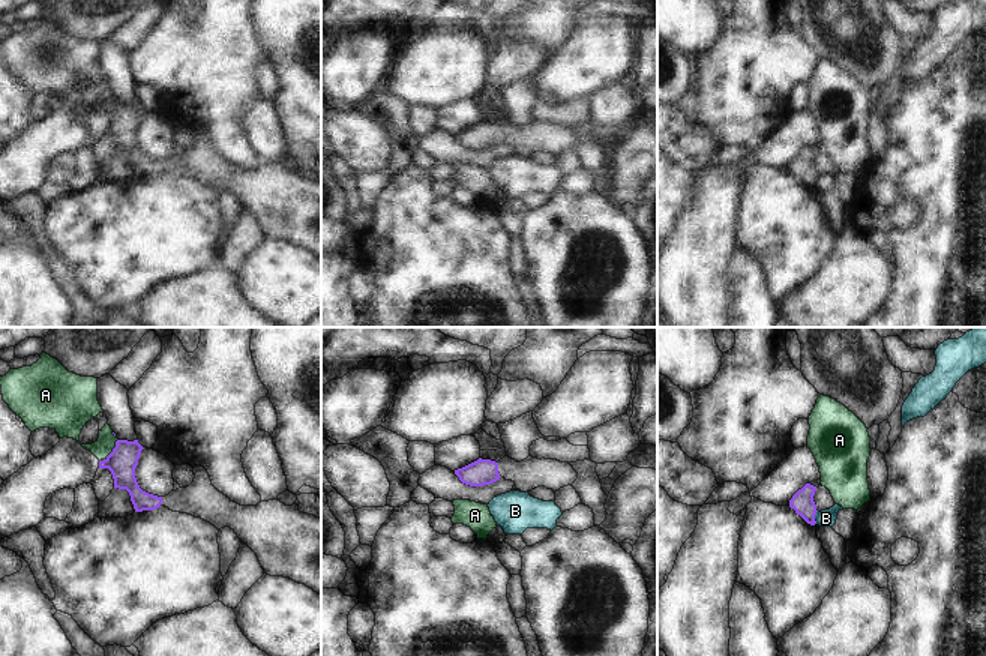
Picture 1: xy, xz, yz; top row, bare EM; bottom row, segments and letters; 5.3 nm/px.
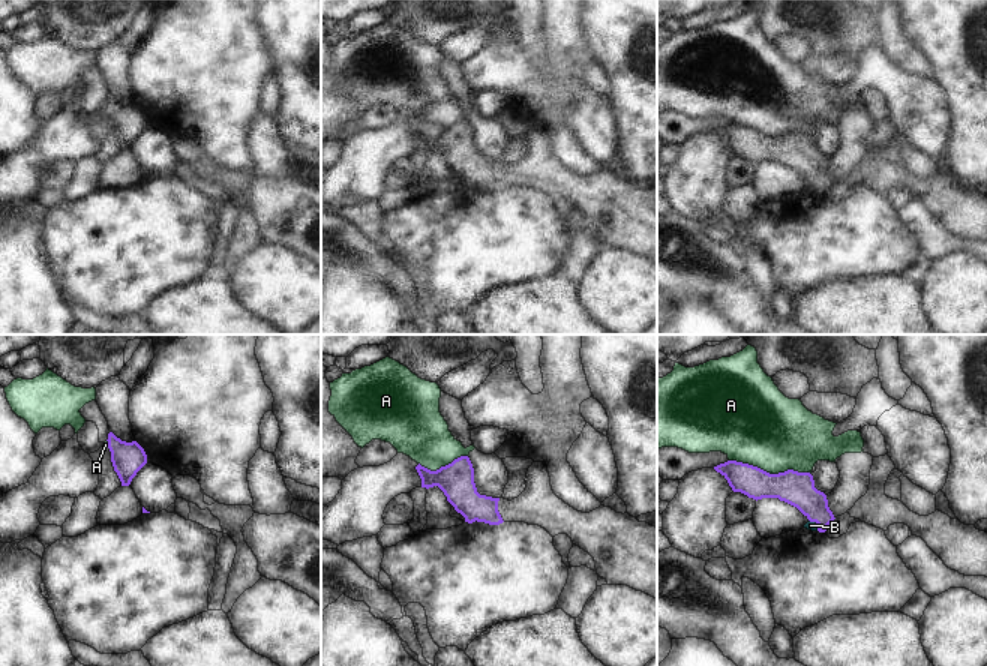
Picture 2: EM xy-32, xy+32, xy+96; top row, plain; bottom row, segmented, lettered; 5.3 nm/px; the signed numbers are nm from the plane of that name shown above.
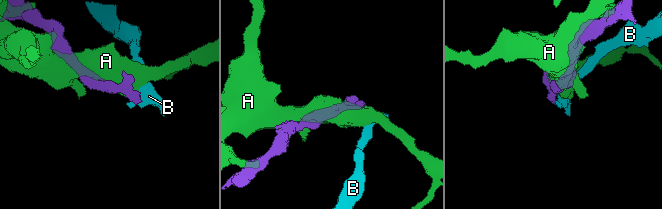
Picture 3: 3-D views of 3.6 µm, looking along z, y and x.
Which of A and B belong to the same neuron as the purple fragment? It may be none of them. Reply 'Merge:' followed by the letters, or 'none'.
Merge: none

